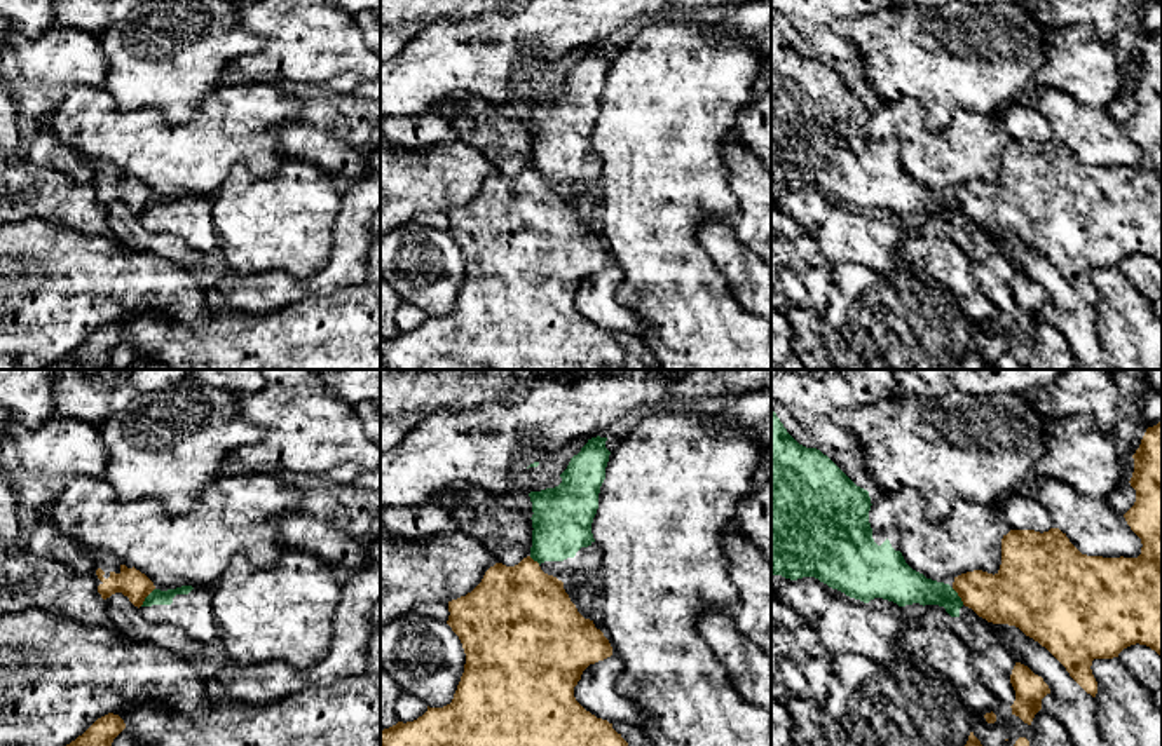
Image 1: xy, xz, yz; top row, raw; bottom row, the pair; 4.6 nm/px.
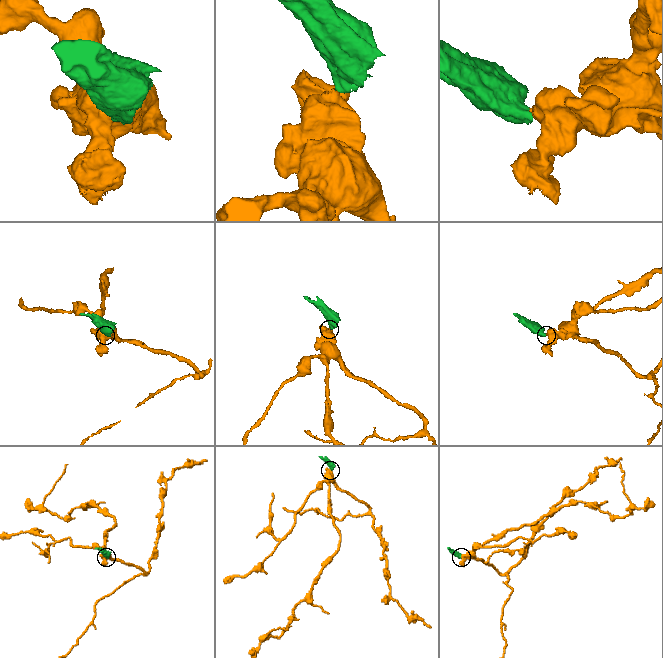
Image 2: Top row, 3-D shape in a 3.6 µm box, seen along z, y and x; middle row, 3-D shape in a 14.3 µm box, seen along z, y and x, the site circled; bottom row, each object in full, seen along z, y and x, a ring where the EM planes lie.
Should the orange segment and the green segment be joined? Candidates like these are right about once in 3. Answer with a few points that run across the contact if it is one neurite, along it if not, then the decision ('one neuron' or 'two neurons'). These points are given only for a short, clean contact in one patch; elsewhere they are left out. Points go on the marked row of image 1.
xy (154, 588), (140, 605) | two neurons

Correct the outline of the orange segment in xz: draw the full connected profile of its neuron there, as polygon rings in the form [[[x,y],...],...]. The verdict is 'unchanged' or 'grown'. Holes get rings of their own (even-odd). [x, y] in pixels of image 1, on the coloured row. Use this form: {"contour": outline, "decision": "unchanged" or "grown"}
{"contour": [[[530,556],[515,566],[496,563],[466,596],[448,601],[447,624],[459,636],[466,664],[450,704],[429,708],[414,722],[380,730],[380,746],[628,746],[607,720],[586,711],[574,697],[583,671],[612,655],[593,621],[584,619],[564,582],[541,570]]], "decision": "unchanged"}

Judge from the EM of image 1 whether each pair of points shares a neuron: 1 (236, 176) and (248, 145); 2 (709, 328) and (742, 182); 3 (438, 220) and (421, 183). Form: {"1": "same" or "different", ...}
{"1": "different", "2": "different", "3": "different"}

